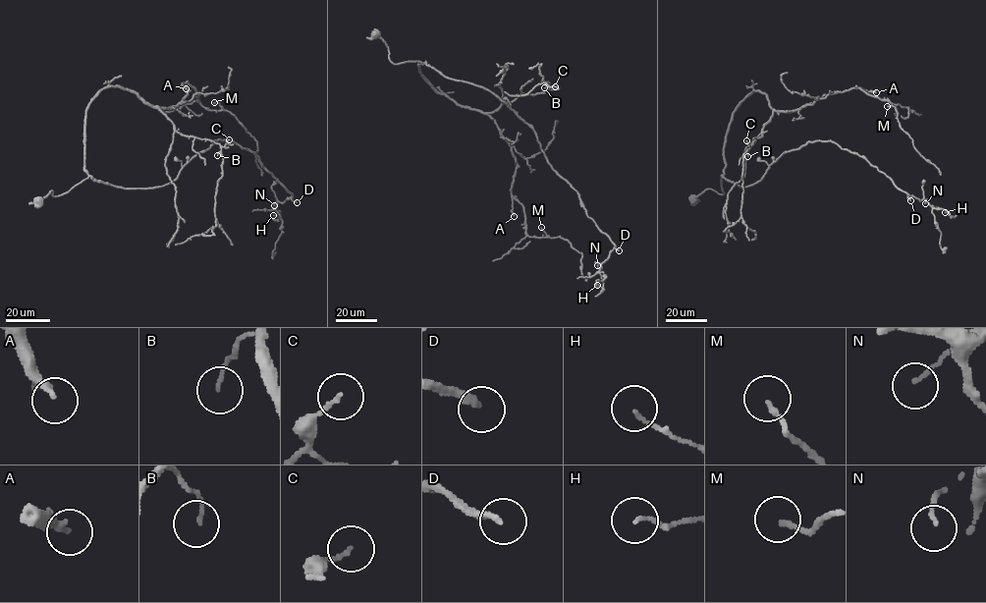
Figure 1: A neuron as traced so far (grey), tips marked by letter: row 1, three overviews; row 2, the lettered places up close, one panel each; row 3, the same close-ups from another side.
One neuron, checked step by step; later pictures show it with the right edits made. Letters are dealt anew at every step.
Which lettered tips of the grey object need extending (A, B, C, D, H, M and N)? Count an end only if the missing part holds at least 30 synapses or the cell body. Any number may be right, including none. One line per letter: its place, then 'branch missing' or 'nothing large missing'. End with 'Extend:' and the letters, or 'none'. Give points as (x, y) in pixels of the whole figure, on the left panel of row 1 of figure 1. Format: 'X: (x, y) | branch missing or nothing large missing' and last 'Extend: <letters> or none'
A: (186, 88) | nothing large missing
B: (217, 155) | nothing large missing
C: (229, 139) | nothing large missing
D: (297, 202) | branch missing
H: (273, 215) | nothing large missing
M: (214, 102) | nothing large missing
N: (274, 205) | nothing large missing
Extend: D

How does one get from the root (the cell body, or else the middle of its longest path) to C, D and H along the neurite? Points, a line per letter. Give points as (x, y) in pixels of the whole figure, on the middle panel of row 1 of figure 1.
C: (374, 34), (387, 45), (394, 63), (420, 61), (421, 74), (435, 89), (483, 113), (523, 93), (555, 86)
D: (374, 34), (395, 64), (425, 63), (499, 96), (532, 129), (547, 163), (619, 250)
H: (374, 34), (394, 63), (425, 63), (483, 86), (532, 129), (547, 163), (615, 246), (597, 285)

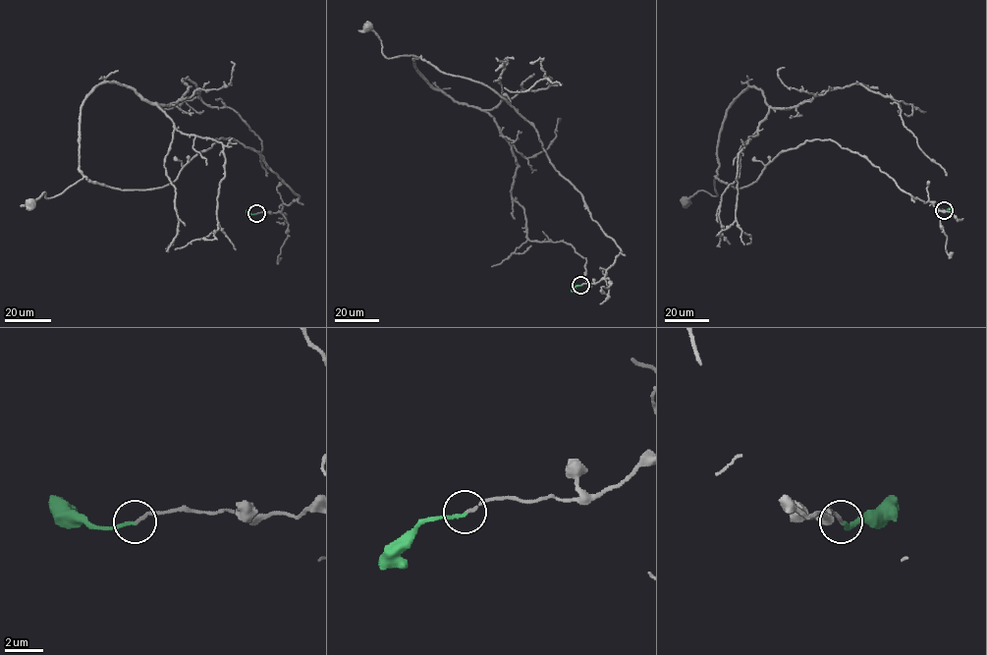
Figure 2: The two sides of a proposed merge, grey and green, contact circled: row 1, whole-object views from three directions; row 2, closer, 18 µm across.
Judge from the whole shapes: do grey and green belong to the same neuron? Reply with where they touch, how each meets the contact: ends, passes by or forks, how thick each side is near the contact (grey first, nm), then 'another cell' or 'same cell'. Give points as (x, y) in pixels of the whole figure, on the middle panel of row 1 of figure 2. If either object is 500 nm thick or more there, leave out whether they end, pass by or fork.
place (580, 285); grey ends; green ends; calibres 150 and 190 nm; same cell

